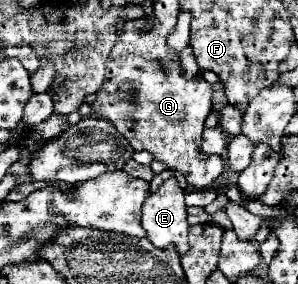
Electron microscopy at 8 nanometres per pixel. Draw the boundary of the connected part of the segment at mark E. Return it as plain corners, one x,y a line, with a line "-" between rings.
169,178
157,192
147,196
141,224
155,248
167,248
173,244
179,254
185,254
189,250
189,224
185,218
185,190
177,184
175,178

